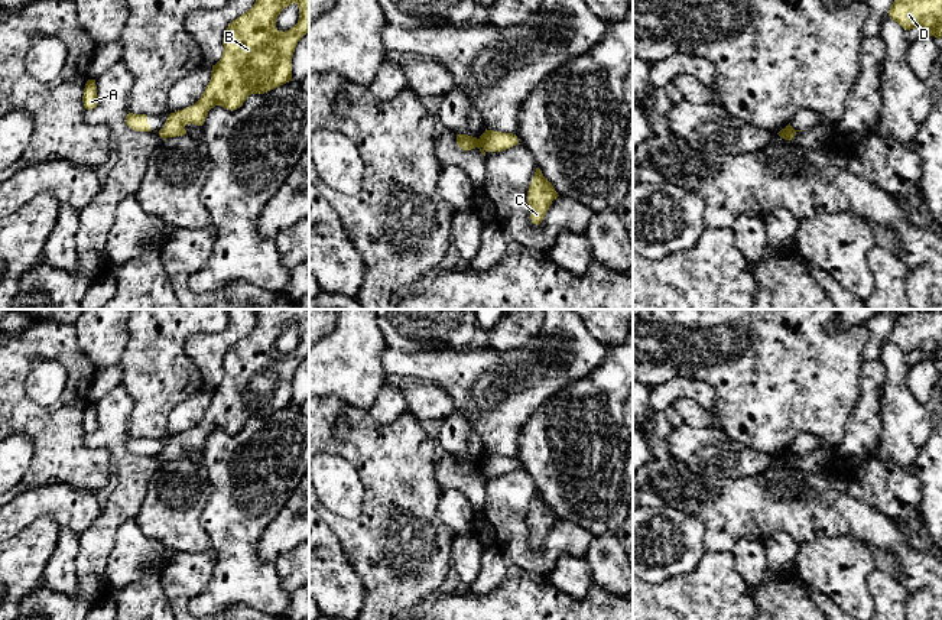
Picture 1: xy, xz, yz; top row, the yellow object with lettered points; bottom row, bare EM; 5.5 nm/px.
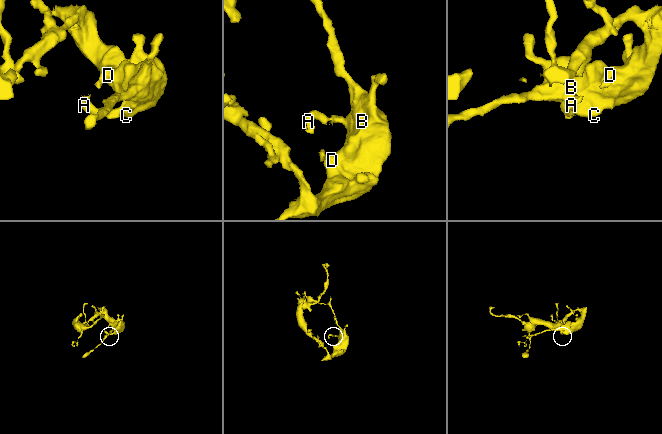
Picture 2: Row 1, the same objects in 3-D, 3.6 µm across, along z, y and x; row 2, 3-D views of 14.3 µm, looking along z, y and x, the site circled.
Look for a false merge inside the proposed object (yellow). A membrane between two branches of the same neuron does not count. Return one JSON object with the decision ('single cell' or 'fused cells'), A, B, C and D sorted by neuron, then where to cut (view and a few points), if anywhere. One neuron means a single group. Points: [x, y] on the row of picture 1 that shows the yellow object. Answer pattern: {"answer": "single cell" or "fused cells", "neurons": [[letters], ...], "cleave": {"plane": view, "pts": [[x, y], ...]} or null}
{"answer": "fused cells", "neurons": [["A"], ["B", "C", "D"]], "cleave": {"plane": "xz", "pts": [[477, 139], [481, 146]]}}

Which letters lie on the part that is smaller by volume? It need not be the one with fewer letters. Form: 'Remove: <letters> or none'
Remove: A

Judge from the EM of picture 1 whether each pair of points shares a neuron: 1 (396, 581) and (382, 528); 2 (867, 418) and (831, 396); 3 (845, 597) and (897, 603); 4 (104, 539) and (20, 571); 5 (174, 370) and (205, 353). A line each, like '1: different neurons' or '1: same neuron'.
1: same neuron
2: different neurons
3: different neurons
4: different neurons
5: different neurons

